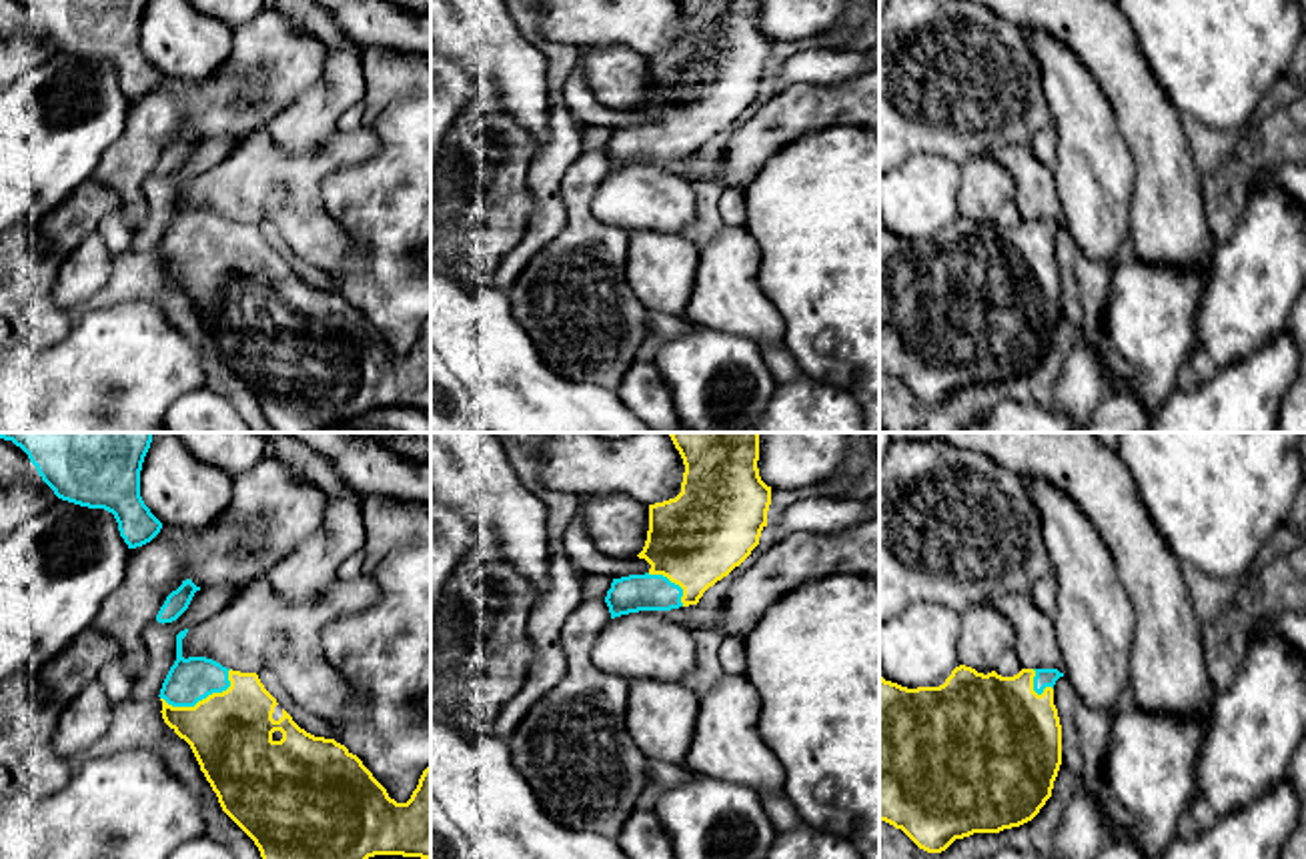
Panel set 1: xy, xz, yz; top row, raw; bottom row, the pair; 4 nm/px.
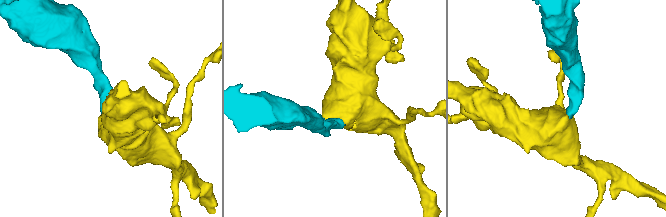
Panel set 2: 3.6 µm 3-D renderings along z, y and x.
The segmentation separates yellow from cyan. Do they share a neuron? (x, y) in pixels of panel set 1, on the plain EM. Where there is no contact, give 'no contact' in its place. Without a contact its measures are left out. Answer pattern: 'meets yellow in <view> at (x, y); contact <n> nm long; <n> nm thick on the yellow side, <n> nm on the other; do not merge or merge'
meets yellow in xy at (203, 251); contact 320 nm long; 340 nm thick on the yellow side, 180 nm on the other; merge

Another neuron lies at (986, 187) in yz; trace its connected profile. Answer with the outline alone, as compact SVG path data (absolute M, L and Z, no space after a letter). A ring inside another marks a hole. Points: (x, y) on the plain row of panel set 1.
M971 156L961 162L961 186L957 192L959 216L977 224L992 224L998 210L1016 200L1014 178L990 156Z

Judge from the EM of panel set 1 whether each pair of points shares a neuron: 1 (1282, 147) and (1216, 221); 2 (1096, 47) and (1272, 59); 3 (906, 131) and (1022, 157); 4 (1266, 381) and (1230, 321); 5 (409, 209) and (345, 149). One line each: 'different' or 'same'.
1: same
2: different
3: different
4: different
5: different

